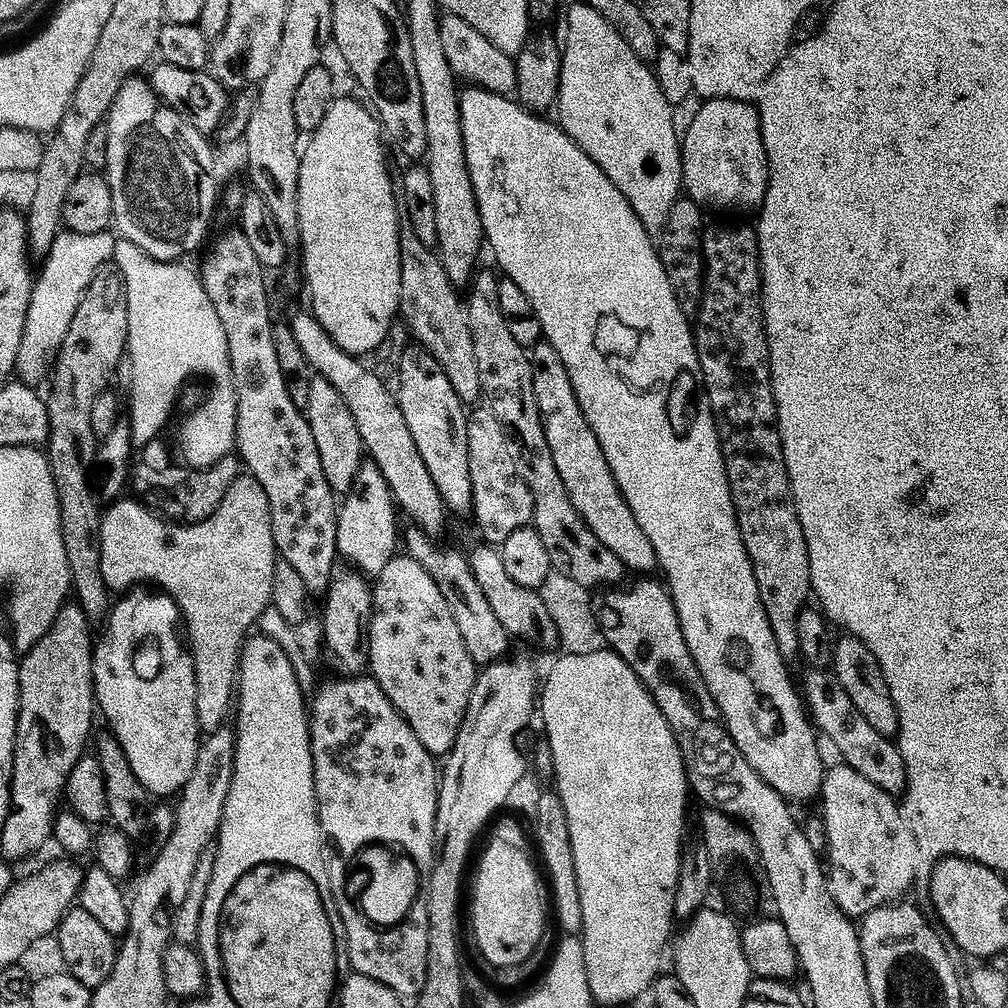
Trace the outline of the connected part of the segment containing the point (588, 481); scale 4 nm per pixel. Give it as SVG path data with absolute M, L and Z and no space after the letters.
M555 367L545 376L537 375L534 382L534 394L540 415L544 418L544 433L550 442L554 466L558 466L558 474L562 474L562 482L581 518L588 523L588 529L599 538L602 546L610 549L624 563L629 573L655 573L652 571L657 571L658 561L654 546L650 546L650 538L646 538L642 526L638 526L638 518L634 518L616 485L614 474L606 462L606 454L594 430L586 422L584 411L580 409L568 369Z

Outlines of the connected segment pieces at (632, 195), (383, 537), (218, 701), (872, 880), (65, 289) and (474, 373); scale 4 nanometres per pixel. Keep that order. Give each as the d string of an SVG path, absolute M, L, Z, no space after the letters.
M579 2L568 12L568 29L562 35L562 70L558 123L567 136L591 158L622 190L630 206L649 233L663 233L668 227L676 201L684 189L682 140L678 135L673 105L660 89L655 71L640 60L621 34L598 12L585 2Z
M364 462L356 476L354 491L349 500L343 501L338 512L340 525L336 539L336 551L341 561L349 560L355 571L369 577L378 578L386 566L395 560L398 555L396 539L401 539L402 528L396 525L398 509L396 500L392 496L386 478L380 473L378 465Z
M251 474L241 475L240 479L234 482L234 486L230 486L230 494L226 494L226 498L222 502L222 506L218 506L218 510L206 522L201 524L189 524L181 526L175 522L169 522L167 519L161 518L147 504L139 499L121 498L111 505L112 508L103 513L100 521L100 545L102 546L102 578L106 578L106 586L109 592L113 594L124 594L129 590L135 589L137 586L155 586L159 591L169 595L175 600L180 607L183 627L188 627L186 632L186 640L190 645L190 651L196 664L197 690L199 696L197 698L197 706L200 710L200 726L205 733L217 732L218 729L225 727L229 723L228 711L233 711L234 697L238 692L238 673L240 671L240 658L242 649L249 639L248 631L255 629L260 622L260 616L272 604L272 587L274 586L275 570L278 563L278 553L276 543L274 542L274 530L272 529L272 511L270 510L270 502L266 498L266 490L262 490L262 486L257 482L256 477Z
M845 764L825 773L820 795L827 826L827 878L844 915L863 918L875 908L901 899L918 876L922 857L916 835L899 801Z
M67 230L61 231L55 240L55 244L48 253L45 262L44 272L37 277L32 289L31 305L28 308L27 322L23 334L23 344L19 348L16 359L15 375L19 383L30 388L37 389L41 383L47 381L50 367L56 351L64 343L64 338L72 325L74 314L77 313L81 300L88 292L93 278L115 257L117 239L113 233L100 233L98 235L79 235L76 232Z
M412 231L401 233L400 244L400 294L408 292L408 300L412 300L412 319L407 322L410 330L416 336L428 336L422 340L423 347L442 366L446 378L450 378L461 400L471 402L481 399L478 358L474 358L474 338L468 323L465 301L460 301L456 293L457 285L449 276L443 259Z

